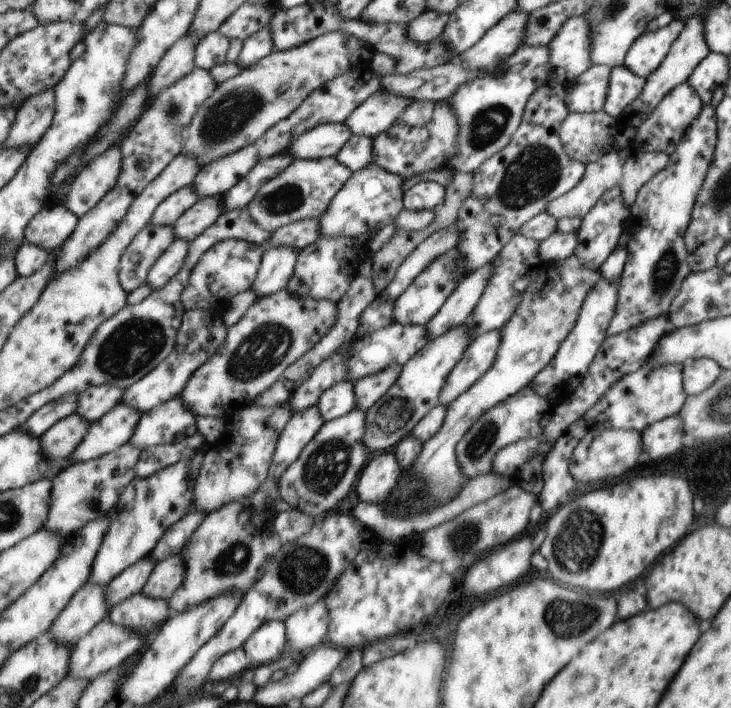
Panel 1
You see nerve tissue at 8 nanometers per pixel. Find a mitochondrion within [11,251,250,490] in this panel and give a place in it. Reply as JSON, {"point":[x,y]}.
{"point":[132,348]}

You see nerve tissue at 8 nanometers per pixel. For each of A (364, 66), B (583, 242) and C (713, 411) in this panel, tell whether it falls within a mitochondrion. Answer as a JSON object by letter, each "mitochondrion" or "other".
{"A":"other","B":"other","C":"mitochondrion"}

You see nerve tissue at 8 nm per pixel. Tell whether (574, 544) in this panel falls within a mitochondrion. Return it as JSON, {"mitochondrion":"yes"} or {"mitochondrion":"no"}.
{"mitochondrion":"yes"}

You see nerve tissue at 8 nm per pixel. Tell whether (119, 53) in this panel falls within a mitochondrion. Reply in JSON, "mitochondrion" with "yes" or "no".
{"mitochondrion":"yes"}

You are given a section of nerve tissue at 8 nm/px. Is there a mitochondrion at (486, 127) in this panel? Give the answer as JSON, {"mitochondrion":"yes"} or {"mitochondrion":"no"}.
{"mitochondrion":"yes"}

